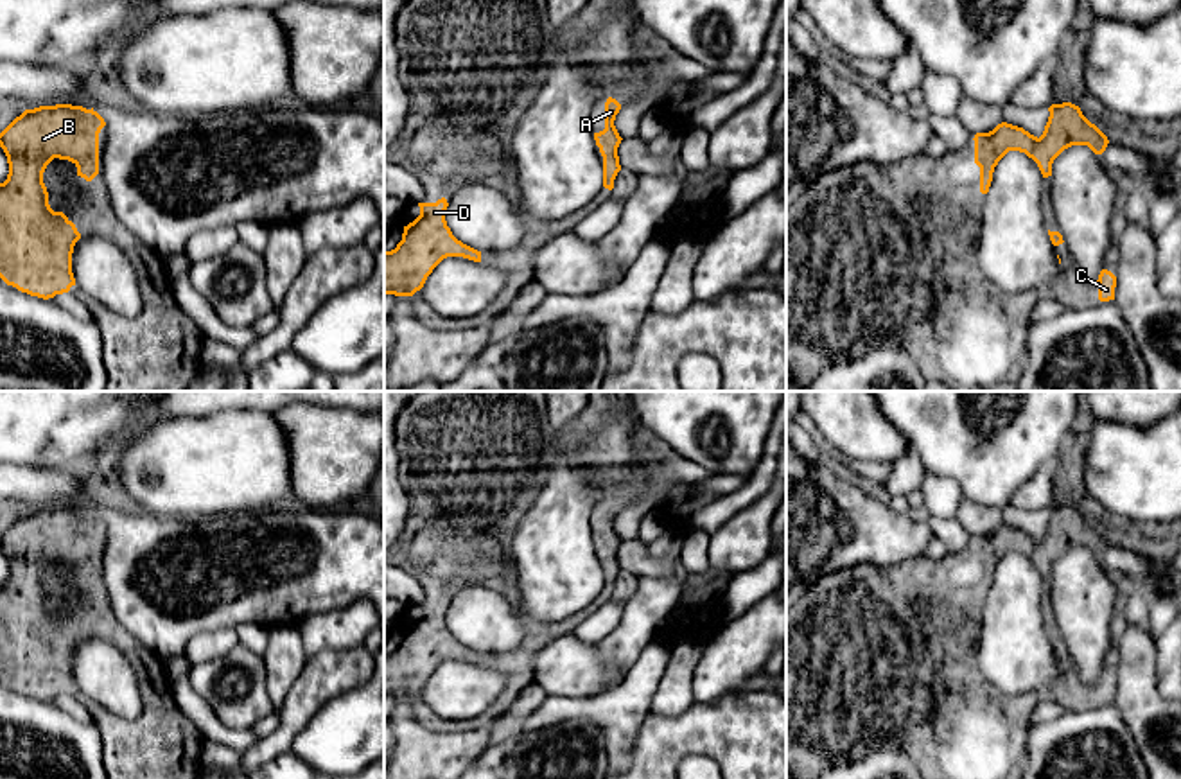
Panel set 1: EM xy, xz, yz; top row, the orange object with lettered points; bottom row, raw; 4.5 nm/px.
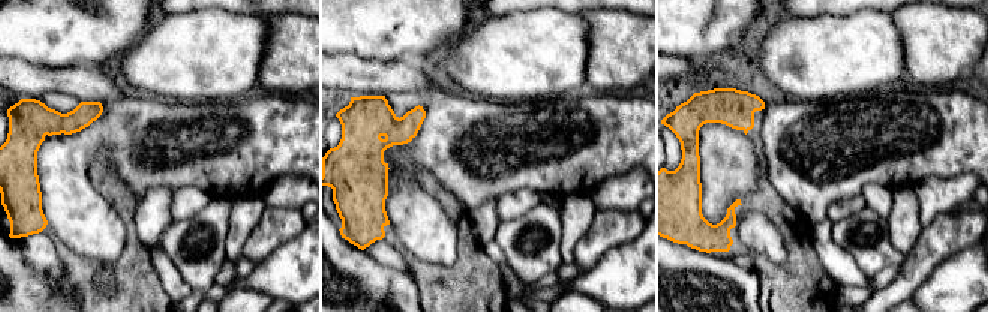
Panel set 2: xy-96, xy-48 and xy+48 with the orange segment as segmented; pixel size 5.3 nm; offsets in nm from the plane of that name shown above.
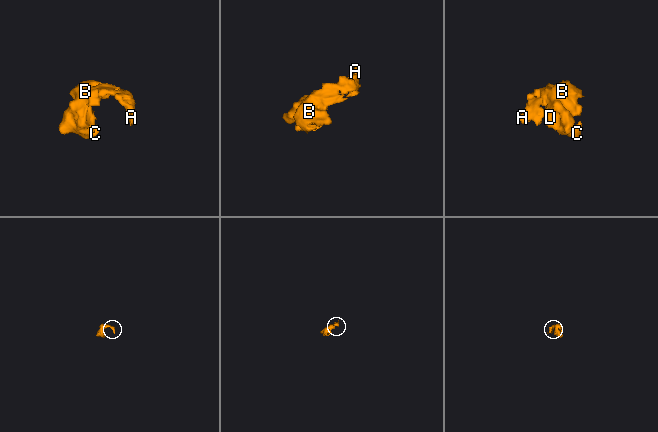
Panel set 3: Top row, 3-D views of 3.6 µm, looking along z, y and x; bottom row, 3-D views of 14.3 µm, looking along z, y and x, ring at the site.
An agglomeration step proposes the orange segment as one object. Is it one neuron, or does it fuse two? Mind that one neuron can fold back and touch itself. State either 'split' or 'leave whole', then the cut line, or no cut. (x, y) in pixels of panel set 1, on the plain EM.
leave whole | no cut

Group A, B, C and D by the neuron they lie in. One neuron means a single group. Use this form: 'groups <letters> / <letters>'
groups A B C D

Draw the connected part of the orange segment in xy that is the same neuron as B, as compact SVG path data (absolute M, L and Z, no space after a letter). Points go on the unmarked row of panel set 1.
M56 506L25 512L0 535L9 565L7 582L0 585L0 680L7 687L43 702L75 687L72 655L81 635L63 614L50 610L43 574L59 560L72 564L77 578L92 583L99 576L99 535L104 528L93 510Z

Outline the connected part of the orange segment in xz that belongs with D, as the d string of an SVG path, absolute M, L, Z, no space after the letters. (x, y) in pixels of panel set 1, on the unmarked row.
M447 601L418 605L420 617L404 628L402 643L384 653L384 696L413 698L447 659L481 664L481 653L458 643L445 623Z

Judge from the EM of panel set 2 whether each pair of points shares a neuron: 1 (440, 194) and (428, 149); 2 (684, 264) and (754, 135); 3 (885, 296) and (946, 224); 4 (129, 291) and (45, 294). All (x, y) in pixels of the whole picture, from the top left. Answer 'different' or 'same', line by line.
1: different
2: different
3: same
4: different

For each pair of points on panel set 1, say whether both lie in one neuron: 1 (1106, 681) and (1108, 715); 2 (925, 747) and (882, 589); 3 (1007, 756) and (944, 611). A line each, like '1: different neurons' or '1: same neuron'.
1: different neurons
2: same neuron
3: same neuron

